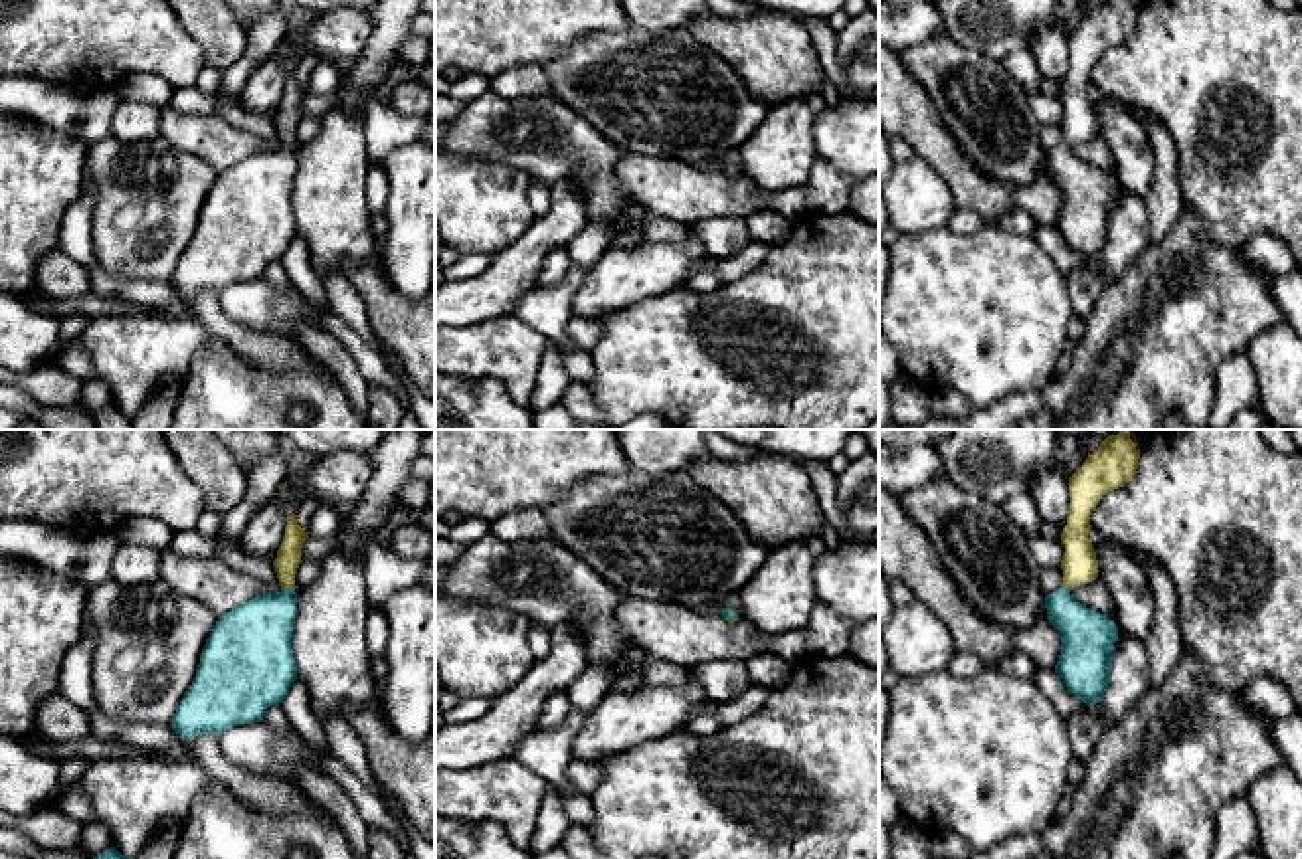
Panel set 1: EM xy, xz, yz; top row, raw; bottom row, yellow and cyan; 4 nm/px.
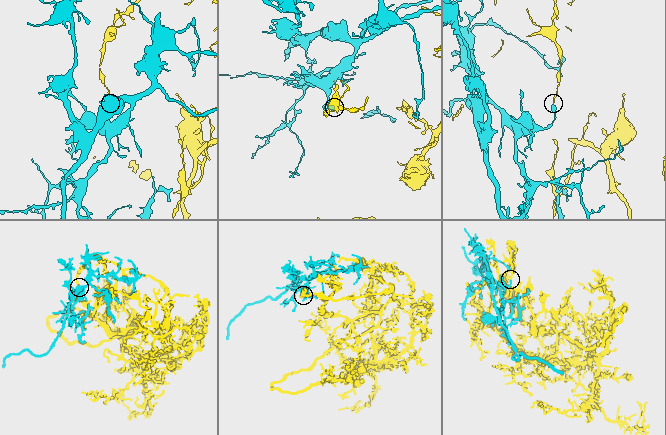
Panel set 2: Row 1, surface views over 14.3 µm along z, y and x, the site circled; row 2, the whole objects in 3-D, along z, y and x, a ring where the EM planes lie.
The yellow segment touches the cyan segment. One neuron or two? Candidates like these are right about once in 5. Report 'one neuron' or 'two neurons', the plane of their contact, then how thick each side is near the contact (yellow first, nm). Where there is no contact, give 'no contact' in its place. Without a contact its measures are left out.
two neurons; meets yellow in xy; 100 nm thick on the yellow side, 300 nm on the other

